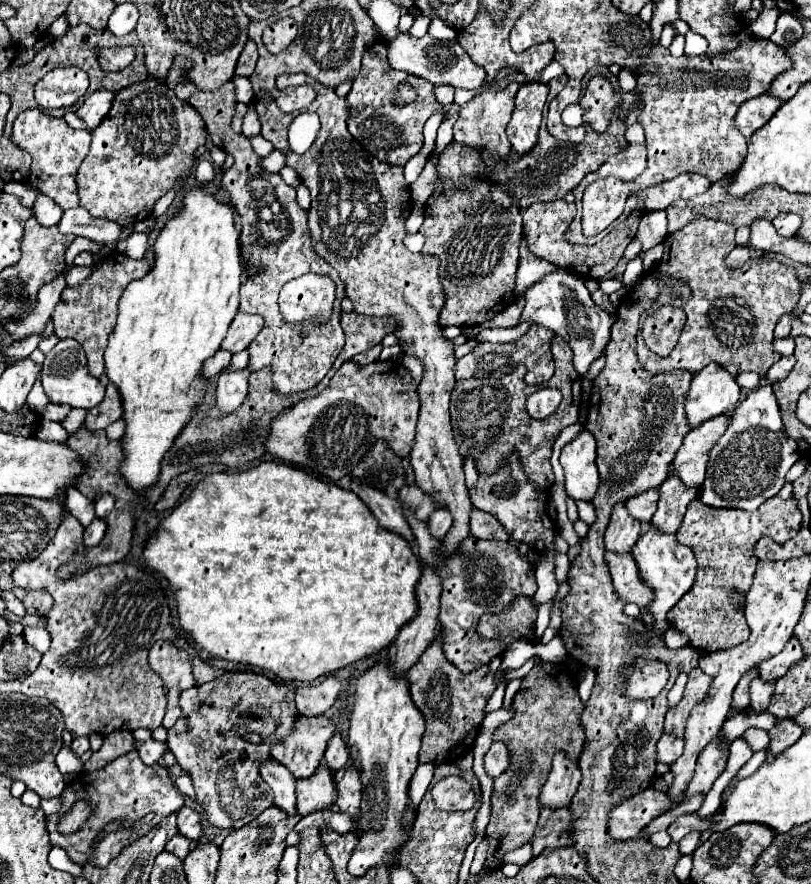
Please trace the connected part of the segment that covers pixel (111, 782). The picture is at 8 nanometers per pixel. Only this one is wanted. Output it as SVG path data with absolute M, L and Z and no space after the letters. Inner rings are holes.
M129 751L121 757L117 757L115 761L111 761L109 765L105 765L103 769L99 771L93 771L93 773L87 773L87 775L79 775L77 779L71 781L71 785L61 793L61 799L63 799L63 809L61 813L57 815L47 815L47 831L51 835L51 843L53 845L59 845L67 851L67 855L83 865L87 861L87 855L89 859L97 865L97 867L107 867L125 847L129 847L129 843L137 841L139 837L147 835L147 831L151 831L155 825L159 825L167 815L171 813L177 813L181 807L183 807L183 795L179 793L179 789L173 785L169 773L165 767L161 765L145 765L139 755L135 755L135 751ZM77 801L87 801L89 807L91 807L91 815L89 819L83 823L83 827L75 833L69 833L69 835L63 835L57 831L57 825L59 825L59 819L71 811L71 807L77 803ZM149 815L149 821L145 823L139 823L143 817ZM109 821L127 821L127 823L133 823L133 827L129 829L123 829L123 831L117 831L117 833L109 833L105 835L97 845L95 845L95 839L97 839L97 833L101 831L103 825L107 825Z

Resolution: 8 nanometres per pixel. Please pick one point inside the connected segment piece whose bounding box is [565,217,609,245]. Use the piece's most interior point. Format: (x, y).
(573, 234)

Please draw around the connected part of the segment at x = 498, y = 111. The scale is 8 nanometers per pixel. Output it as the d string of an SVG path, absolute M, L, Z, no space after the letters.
M511 81L505 89L495 89L493 87L493 89L487 89L479 95L475 95L471 101L467 101L461 107L459 121L455 123L455 129L453 129L455 141L471 145L471 147L484 148L487 151L485 163L489 163L491 159L505 159L509 149L511 149L505 127L507 127L507 123L511 119L511 113L513 113L513 103L515 103L517 89L519 89L519 83Z

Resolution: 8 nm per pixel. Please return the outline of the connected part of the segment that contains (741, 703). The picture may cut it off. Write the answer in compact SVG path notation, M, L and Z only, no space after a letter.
M749 669L743 677L741 677L741 681L739 681L739 685L735 687L735 691L733 691L733 701L731 701L731 711L733 713L743 713L743 711L747 711L749 707L751 707L751 699L749 699L749 685L751 685L751 681L753 679L757 679L759 677L759 669Z

